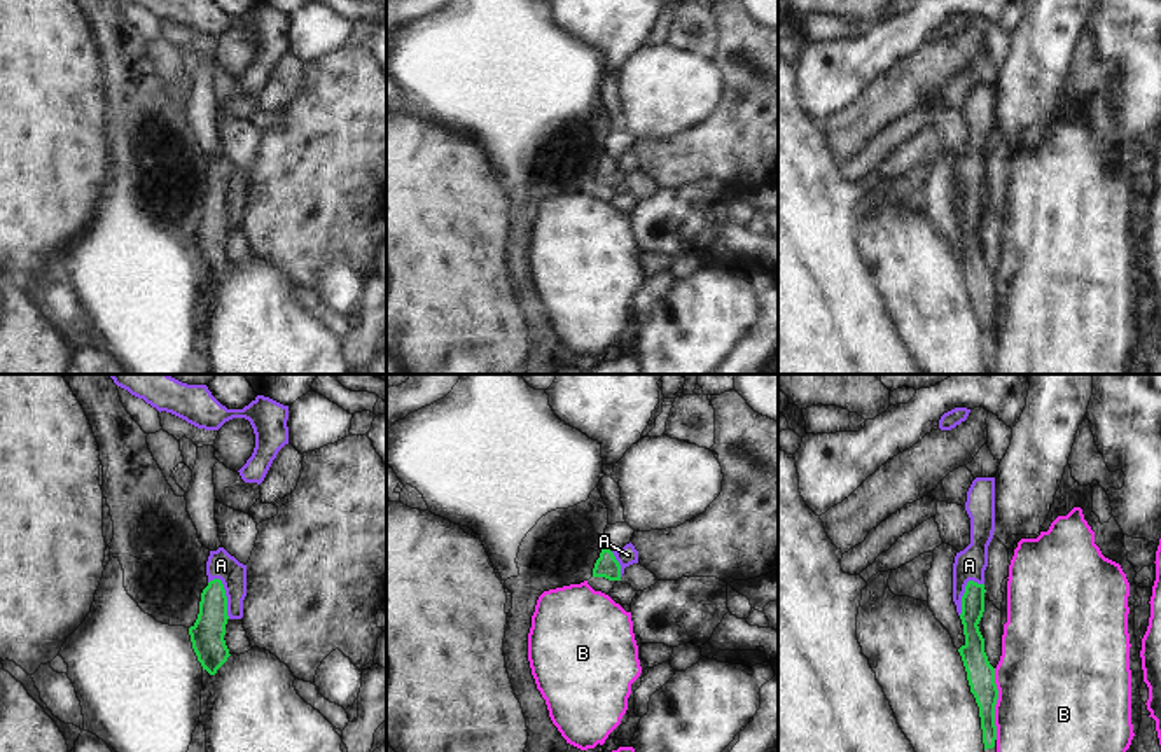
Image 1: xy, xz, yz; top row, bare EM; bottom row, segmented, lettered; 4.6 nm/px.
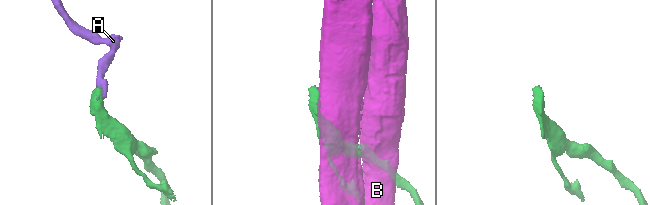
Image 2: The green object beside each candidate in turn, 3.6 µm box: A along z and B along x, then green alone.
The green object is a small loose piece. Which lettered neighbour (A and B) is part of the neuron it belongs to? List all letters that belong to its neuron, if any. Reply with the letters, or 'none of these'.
A

